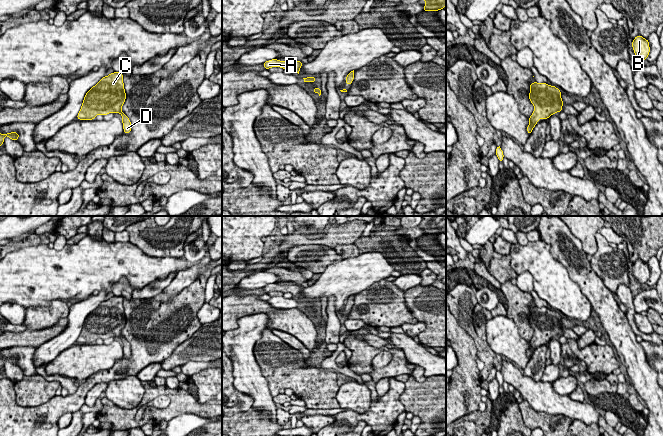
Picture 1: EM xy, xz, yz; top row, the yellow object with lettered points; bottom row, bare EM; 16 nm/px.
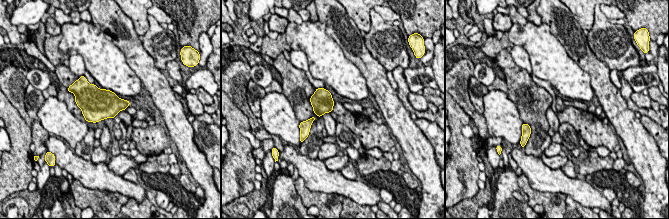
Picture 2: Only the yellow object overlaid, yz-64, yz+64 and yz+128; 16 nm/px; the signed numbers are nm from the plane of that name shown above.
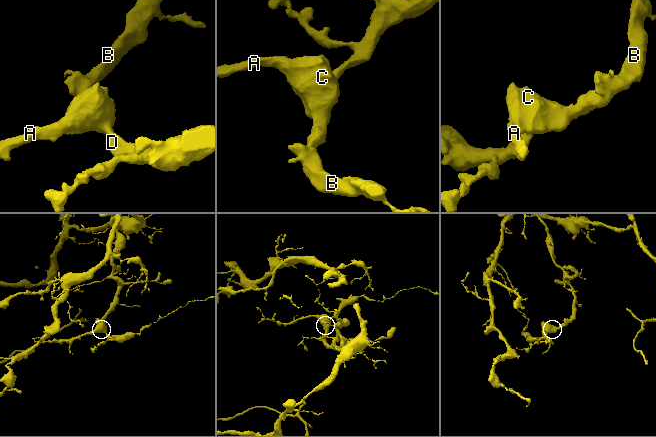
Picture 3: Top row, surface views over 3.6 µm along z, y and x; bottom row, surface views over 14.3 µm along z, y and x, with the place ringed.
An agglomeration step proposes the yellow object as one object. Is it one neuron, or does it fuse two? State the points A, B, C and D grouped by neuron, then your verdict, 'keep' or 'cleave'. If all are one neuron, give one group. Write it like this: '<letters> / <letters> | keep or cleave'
A B C D | keep

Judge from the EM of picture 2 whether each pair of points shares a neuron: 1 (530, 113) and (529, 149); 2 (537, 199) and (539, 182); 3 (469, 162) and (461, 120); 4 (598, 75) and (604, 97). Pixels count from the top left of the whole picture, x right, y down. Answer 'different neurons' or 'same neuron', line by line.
1: same neuron
2: different neurons
3: same neuron
4: same neuron

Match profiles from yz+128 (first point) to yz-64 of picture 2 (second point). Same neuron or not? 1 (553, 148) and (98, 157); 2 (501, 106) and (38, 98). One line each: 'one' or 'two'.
1: one
2: two

